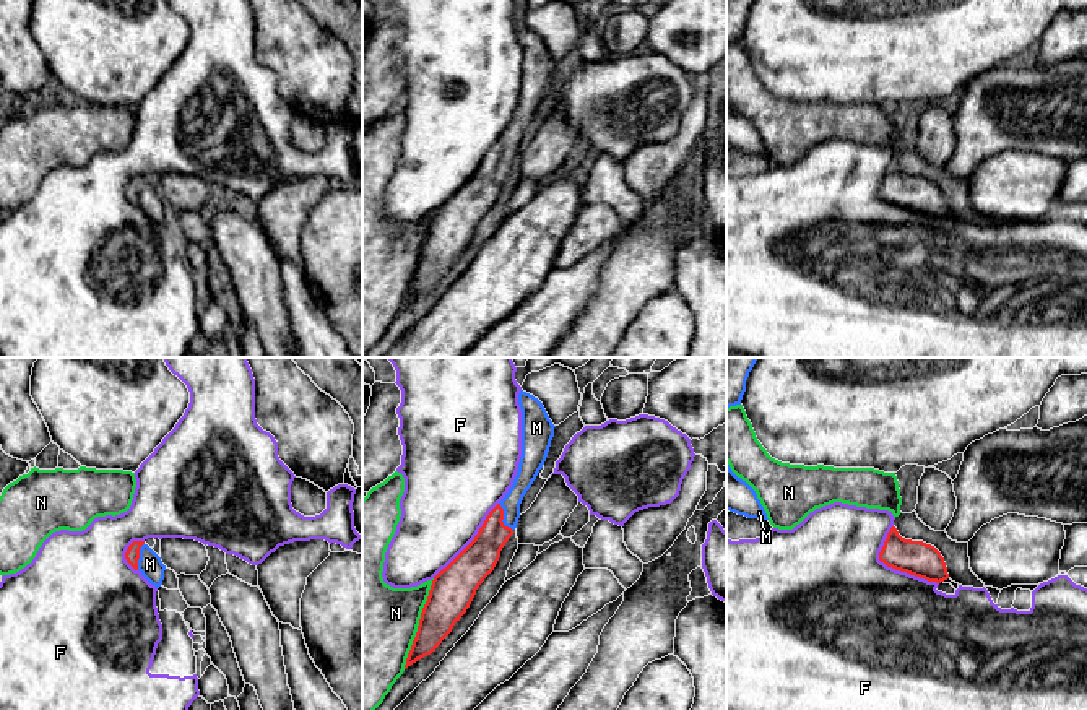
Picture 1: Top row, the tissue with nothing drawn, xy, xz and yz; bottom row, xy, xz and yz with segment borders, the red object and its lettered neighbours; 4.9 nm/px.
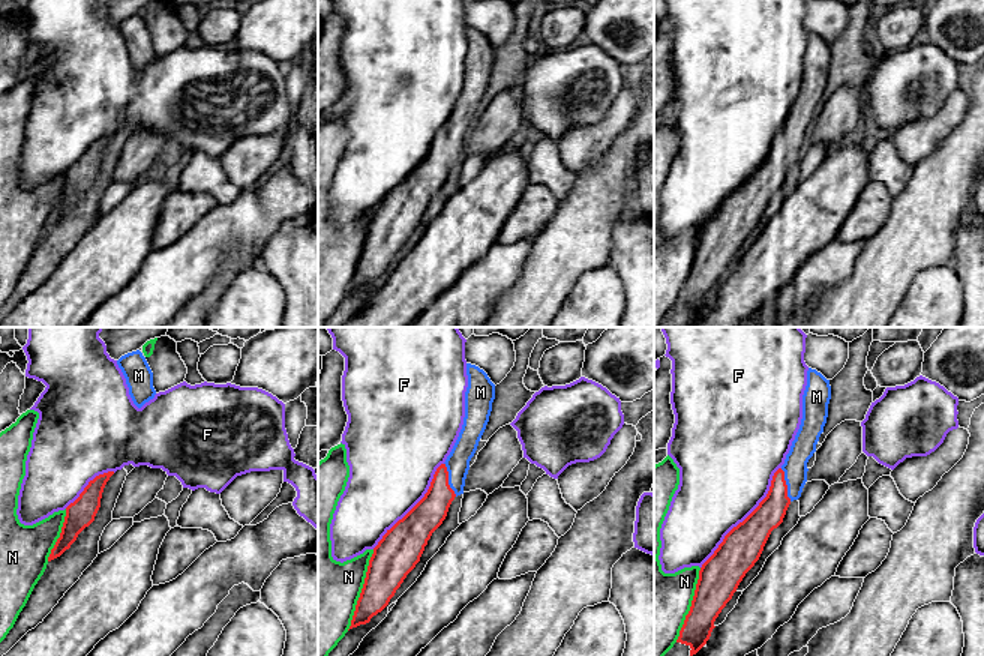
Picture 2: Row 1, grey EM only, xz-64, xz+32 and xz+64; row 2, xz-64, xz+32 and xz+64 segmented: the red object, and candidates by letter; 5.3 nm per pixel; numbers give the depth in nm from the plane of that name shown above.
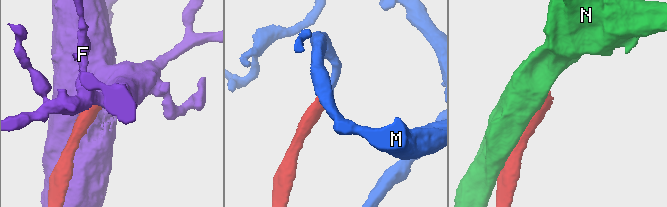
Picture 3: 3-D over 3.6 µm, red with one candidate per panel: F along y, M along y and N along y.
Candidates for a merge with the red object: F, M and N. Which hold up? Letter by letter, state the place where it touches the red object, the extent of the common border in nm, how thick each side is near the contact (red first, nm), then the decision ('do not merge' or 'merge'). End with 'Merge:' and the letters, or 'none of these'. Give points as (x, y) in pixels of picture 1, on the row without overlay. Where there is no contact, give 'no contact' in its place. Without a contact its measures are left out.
F: yz (892, 203) | 380 nm | 170/500 nm | do not merge
M: xz (502, 153) | 160 nm | 180/100 nm | merge
N: xz (420, 260) | 480 nm | 220/460 nm | do not merge
Merge: M

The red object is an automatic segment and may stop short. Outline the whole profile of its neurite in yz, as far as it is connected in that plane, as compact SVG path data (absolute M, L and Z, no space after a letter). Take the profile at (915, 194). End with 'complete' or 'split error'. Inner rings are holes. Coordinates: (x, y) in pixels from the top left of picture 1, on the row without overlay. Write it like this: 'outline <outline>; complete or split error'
outline M892 162L887 169L879 197L887 203L941 219L949 214L941 188L923 177L905 175Z; complete

